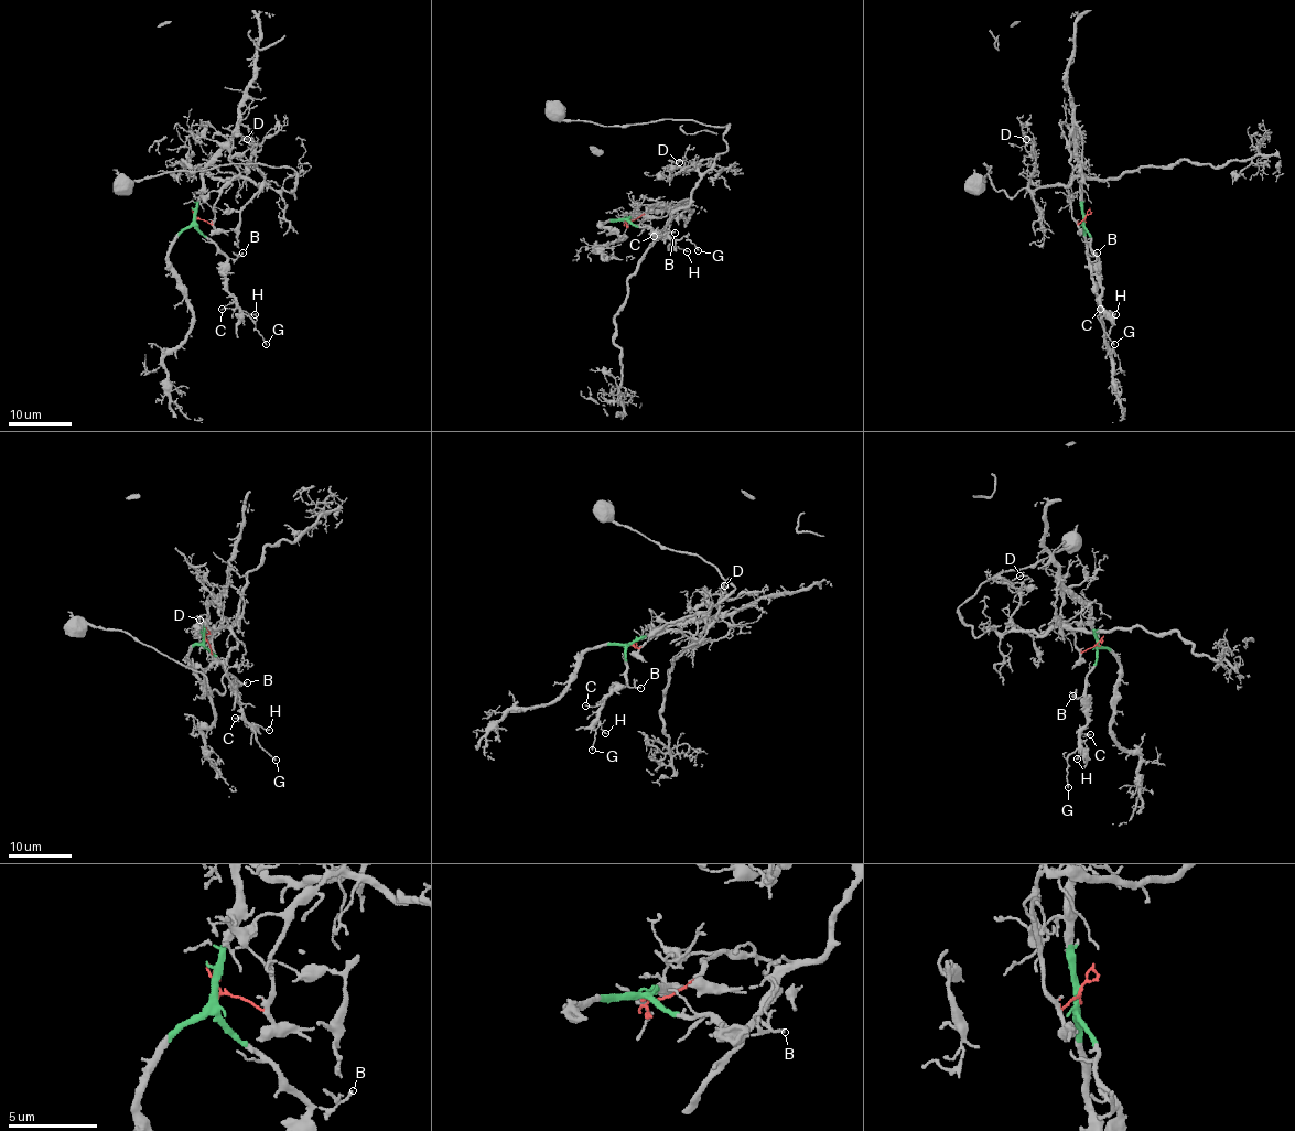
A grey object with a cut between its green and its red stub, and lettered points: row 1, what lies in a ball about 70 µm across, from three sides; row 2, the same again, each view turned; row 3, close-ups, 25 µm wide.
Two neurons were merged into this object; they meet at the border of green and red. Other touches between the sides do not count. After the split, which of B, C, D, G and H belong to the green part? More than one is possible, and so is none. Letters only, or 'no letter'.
B, C, G, H

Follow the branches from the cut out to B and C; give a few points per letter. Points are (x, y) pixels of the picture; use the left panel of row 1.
B: (194, 221), (197, 228), (230, 258), (237, 258), (243, 252)
C: (194, 221), (194, 225), (226, 258), (226, 288), (234, 298), (220, 309)

